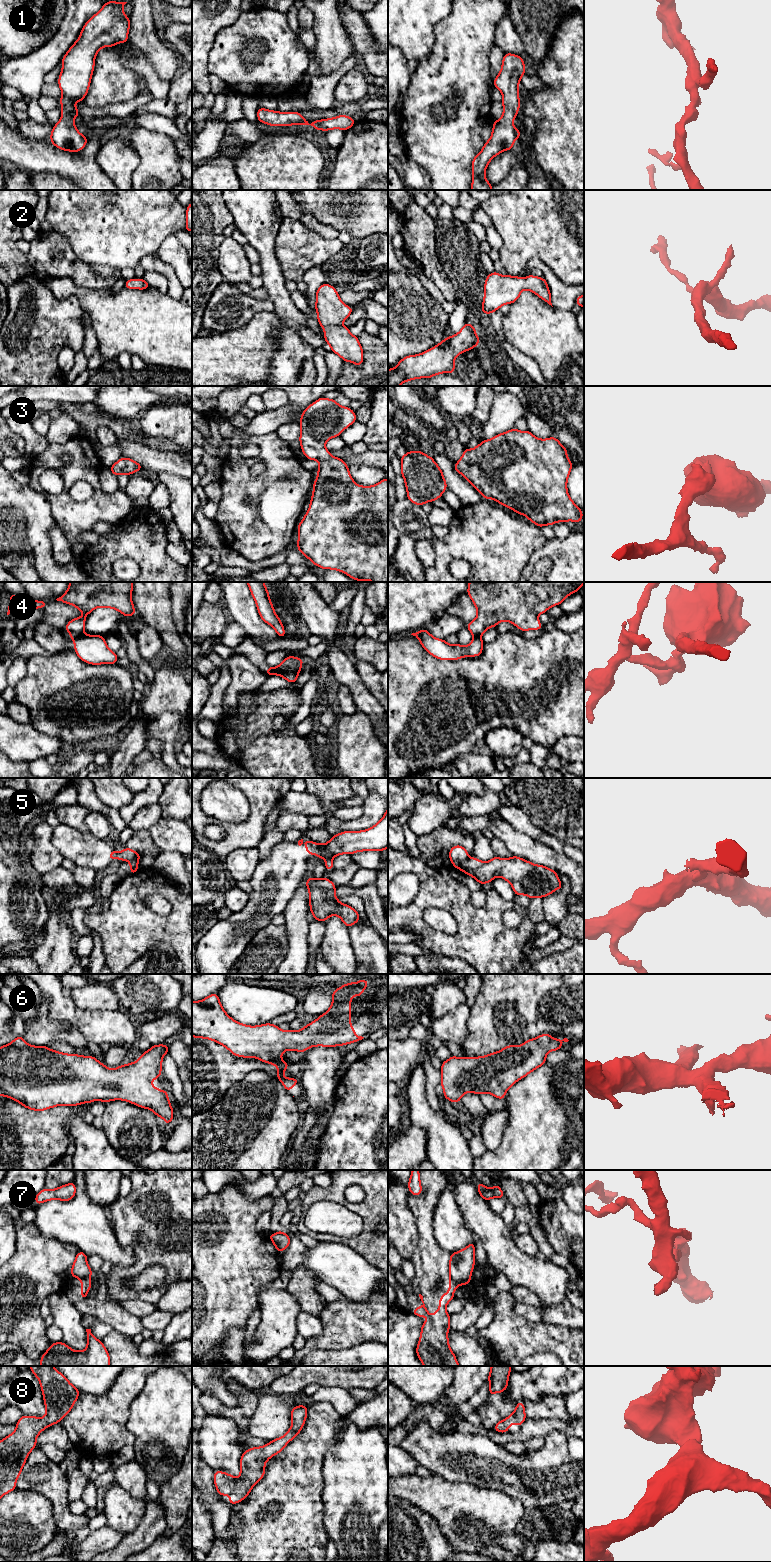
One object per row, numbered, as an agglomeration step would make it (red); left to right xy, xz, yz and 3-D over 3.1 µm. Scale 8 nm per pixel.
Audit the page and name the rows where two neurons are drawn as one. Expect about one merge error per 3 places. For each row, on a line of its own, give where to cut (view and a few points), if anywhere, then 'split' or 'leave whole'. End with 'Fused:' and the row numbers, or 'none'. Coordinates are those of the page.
1: cut none; leave whole
2: cut none; leave whole
3: cut none; leave whole
4: cut xy (83, 633), (73, 640); split
5: cut xy (137, 860), (130, 861); split
6: cut none; leave whole
7: cut yz (450, 1276), (458, 1284); split
8: cut none; leave whole
Fused: 4, 5, 7

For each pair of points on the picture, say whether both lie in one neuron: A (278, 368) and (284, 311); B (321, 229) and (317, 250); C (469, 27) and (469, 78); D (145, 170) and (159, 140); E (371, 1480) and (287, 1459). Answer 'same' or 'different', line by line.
A: same
B: different
C: same
D: same
E: different

